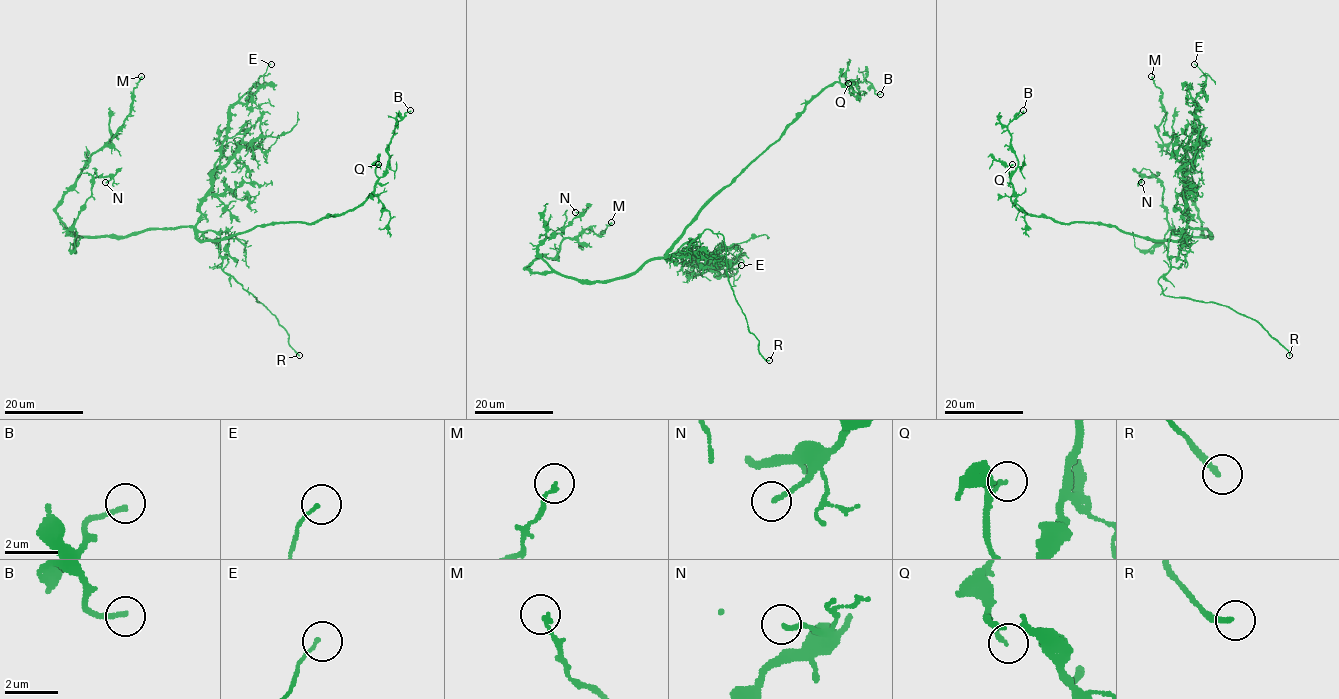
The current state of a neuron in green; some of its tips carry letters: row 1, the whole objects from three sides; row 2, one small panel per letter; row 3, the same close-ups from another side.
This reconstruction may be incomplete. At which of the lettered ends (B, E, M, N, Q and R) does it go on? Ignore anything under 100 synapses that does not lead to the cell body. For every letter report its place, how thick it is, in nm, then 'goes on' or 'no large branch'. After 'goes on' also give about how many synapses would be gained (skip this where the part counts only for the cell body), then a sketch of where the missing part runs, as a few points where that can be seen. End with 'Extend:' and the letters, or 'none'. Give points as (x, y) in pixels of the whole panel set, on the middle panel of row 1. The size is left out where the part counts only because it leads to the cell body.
B: place (880, 94); calibre 170 nm; no large branch
E: place (741, 265); calibre 100 nm; no large branch
M: place (611, 222); calibre 160 nm; no large branch
N: place (575, 212); calibre 160 nm; no large branch
Q: place (848, 83); calibre 140 nm; no large branch
R: place (769, 360); calibre 200 nm; goes on; course (769, 360), (780, 362), (783, 359), (793, 365), (815, 366), (801, 373), (766, 379), (756, 373), (756, 377)
Extend: R

